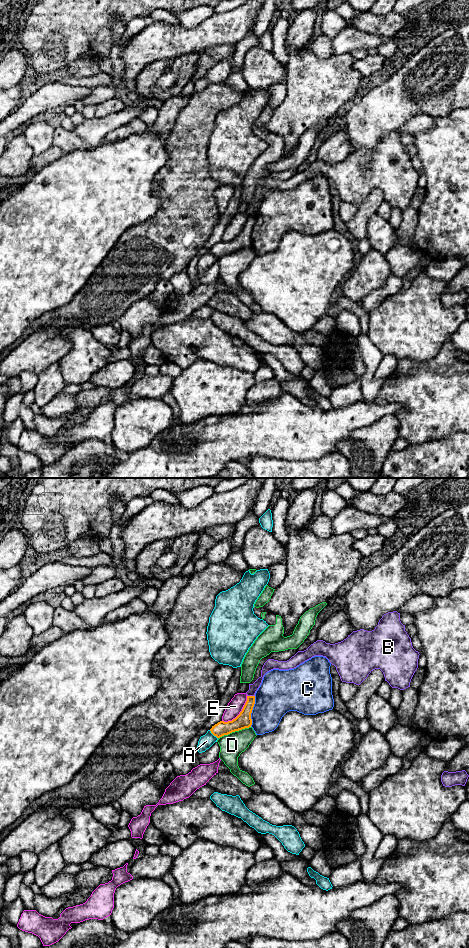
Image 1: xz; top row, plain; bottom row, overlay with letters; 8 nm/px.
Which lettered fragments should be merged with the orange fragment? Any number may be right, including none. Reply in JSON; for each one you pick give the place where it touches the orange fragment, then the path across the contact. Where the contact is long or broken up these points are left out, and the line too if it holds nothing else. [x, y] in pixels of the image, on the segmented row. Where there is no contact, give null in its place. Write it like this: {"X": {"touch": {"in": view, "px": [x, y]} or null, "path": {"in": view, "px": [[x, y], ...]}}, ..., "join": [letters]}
{"join": []}

